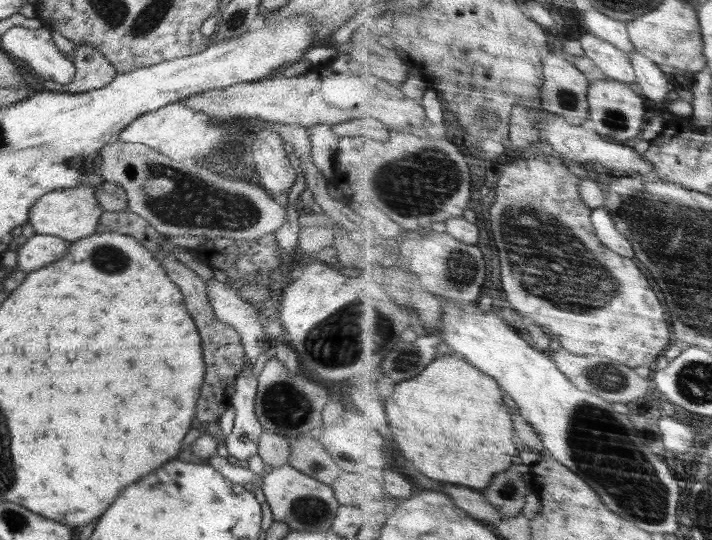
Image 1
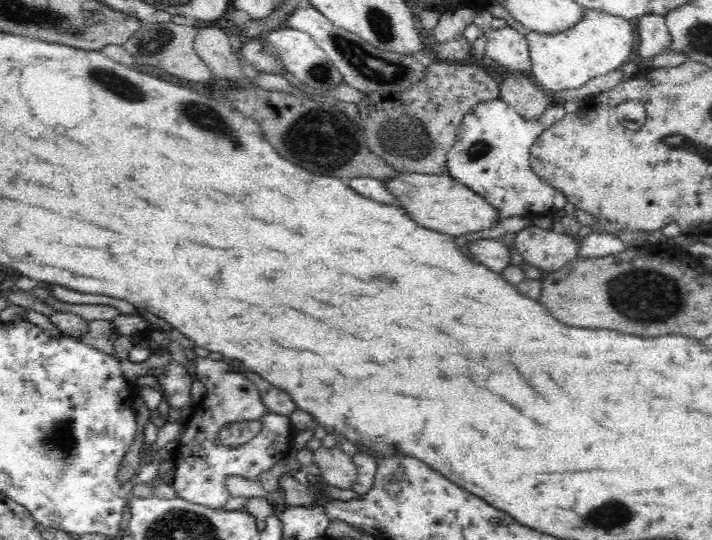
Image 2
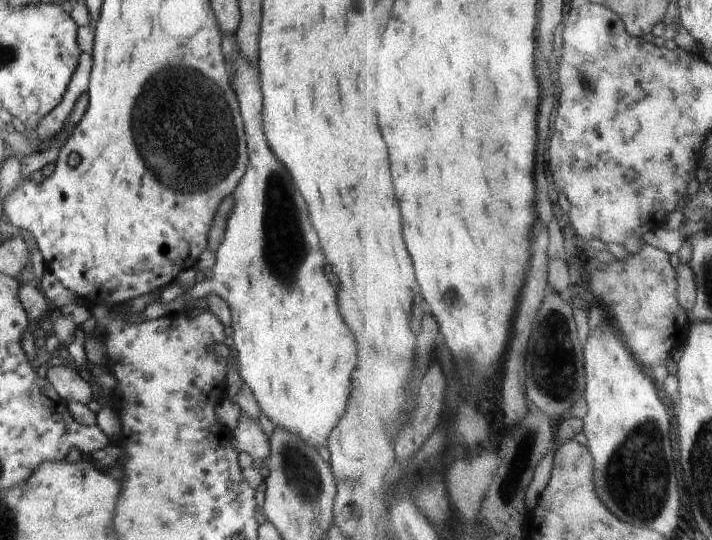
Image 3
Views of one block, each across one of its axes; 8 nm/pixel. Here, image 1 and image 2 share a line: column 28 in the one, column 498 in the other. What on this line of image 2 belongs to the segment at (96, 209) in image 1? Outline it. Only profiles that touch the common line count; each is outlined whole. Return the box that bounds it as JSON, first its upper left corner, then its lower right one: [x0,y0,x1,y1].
[384,173,499,238]

